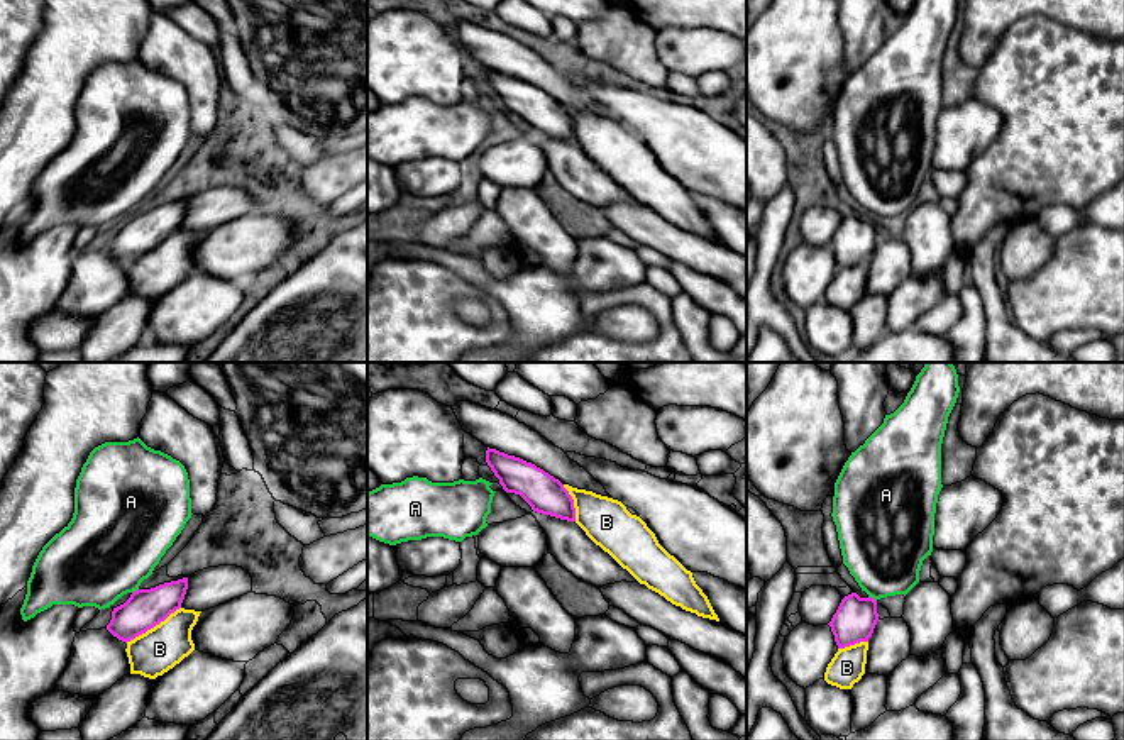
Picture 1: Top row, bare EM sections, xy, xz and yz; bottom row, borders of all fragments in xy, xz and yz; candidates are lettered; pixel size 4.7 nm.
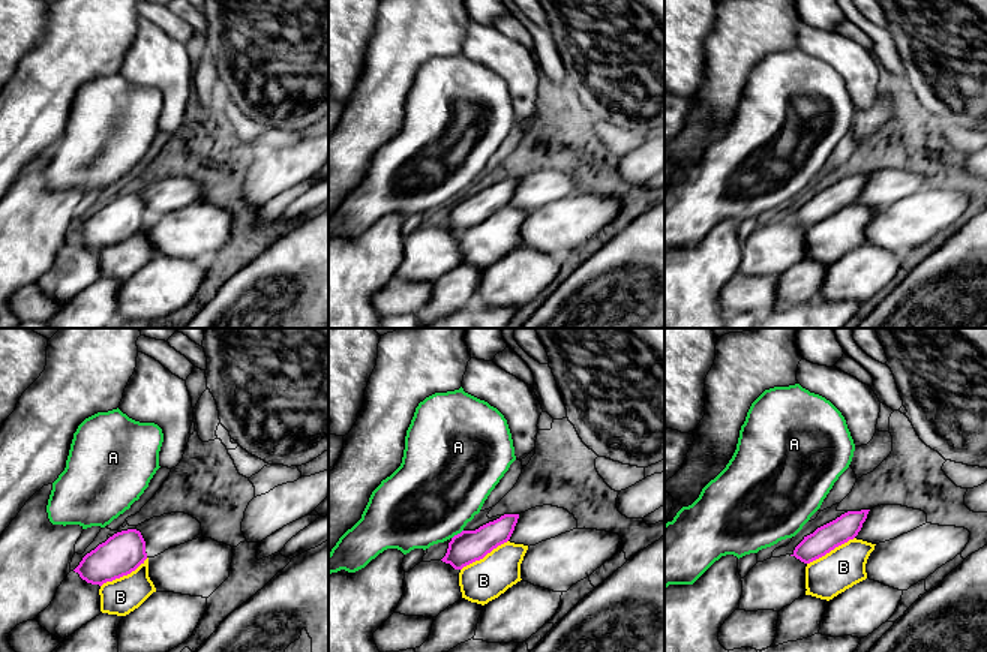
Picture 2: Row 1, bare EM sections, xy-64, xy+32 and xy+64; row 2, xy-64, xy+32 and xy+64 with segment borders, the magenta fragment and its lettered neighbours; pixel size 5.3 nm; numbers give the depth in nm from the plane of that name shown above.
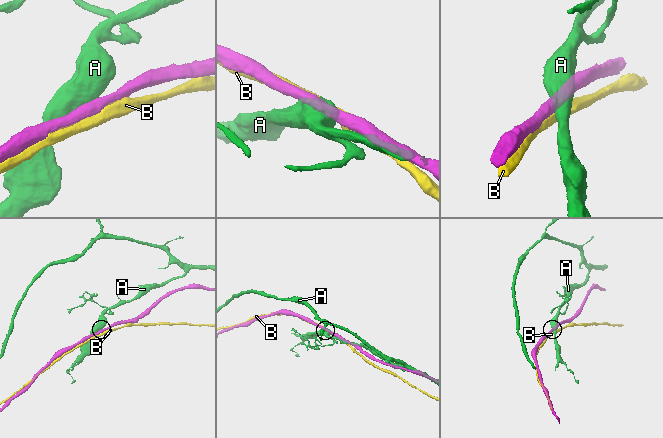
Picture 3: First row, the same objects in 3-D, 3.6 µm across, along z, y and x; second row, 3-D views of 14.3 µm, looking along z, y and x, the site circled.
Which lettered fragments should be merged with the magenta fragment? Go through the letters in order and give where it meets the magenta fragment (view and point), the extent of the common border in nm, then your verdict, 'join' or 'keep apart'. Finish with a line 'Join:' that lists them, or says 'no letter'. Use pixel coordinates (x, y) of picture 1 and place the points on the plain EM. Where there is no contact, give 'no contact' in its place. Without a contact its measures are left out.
A: contact yz (872, 219); length 50 nm; keep apart
B: contact xy (153, 248); length 320 nm; keep apart
Join: no letter

